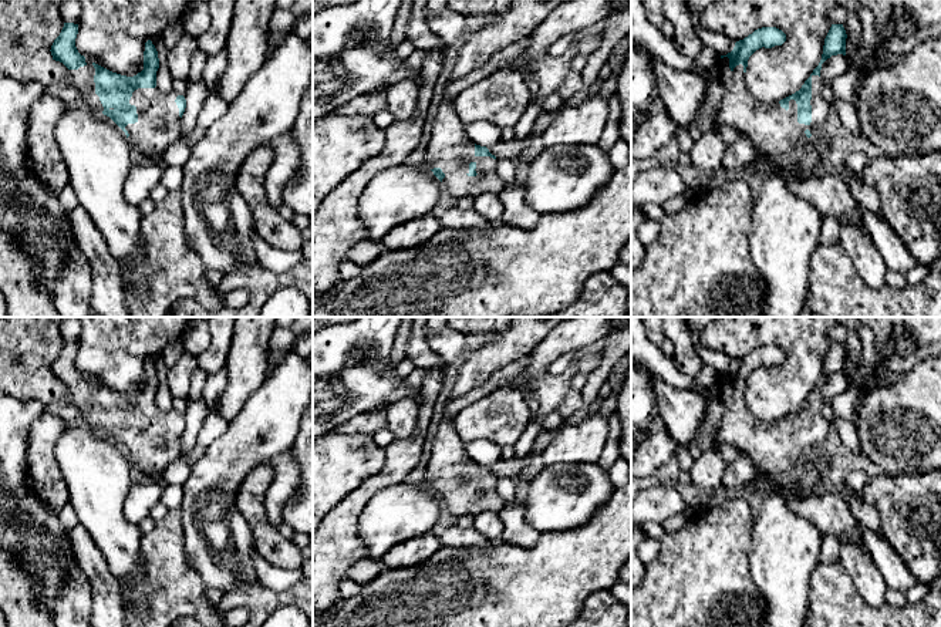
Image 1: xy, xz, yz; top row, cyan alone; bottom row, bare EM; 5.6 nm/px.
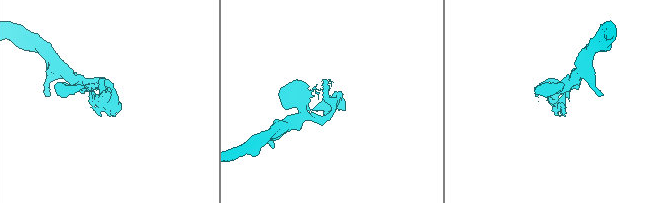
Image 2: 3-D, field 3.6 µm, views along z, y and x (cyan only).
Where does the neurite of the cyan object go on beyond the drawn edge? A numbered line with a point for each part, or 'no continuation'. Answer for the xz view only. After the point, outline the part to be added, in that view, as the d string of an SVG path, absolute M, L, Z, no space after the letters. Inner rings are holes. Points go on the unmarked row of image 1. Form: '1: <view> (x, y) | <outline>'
1: xz (449, 467) | M445 418L434 438L422 483L429 488L441 486L445 492L445 496L442 498L443 509L455 518L462 518L466 515L476 516L483 510L499 513L503 509L505 502L496 491L496 482L498 478L475 473L475 462L469 458L465 442L456 432L453 418Z

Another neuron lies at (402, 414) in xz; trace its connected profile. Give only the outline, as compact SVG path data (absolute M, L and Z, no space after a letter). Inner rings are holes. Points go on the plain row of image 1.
M401 398L385 407L387 428L397 439L409 436L416 425L419 402L412 398Z

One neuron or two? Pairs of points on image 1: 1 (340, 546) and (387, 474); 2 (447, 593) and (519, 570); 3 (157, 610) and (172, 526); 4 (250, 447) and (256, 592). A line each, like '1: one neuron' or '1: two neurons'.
1: one neuron
2: one neuron
3: one neuron
4: two neurons

